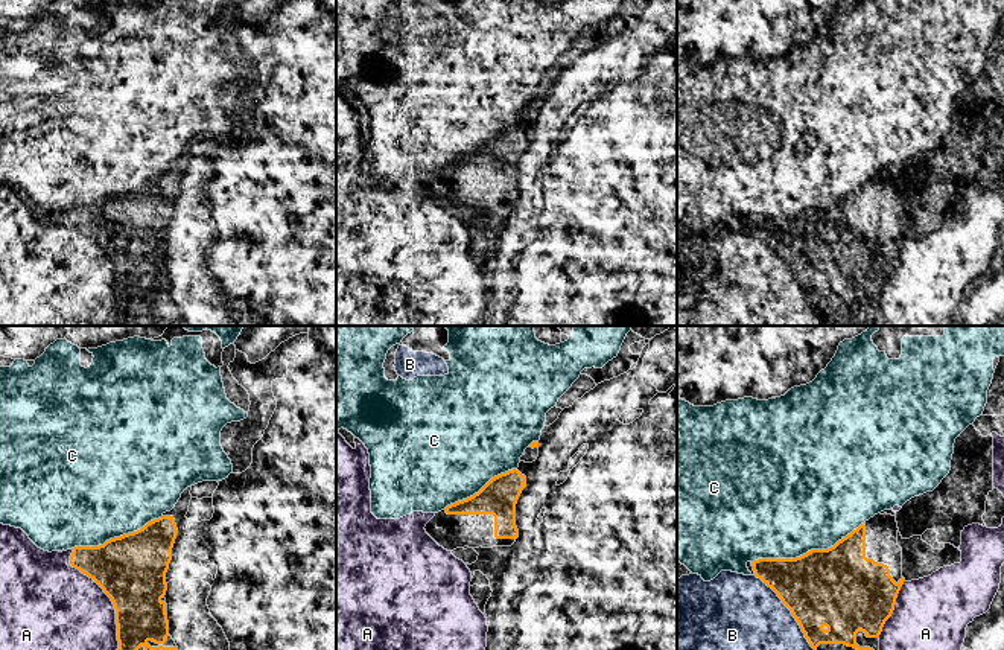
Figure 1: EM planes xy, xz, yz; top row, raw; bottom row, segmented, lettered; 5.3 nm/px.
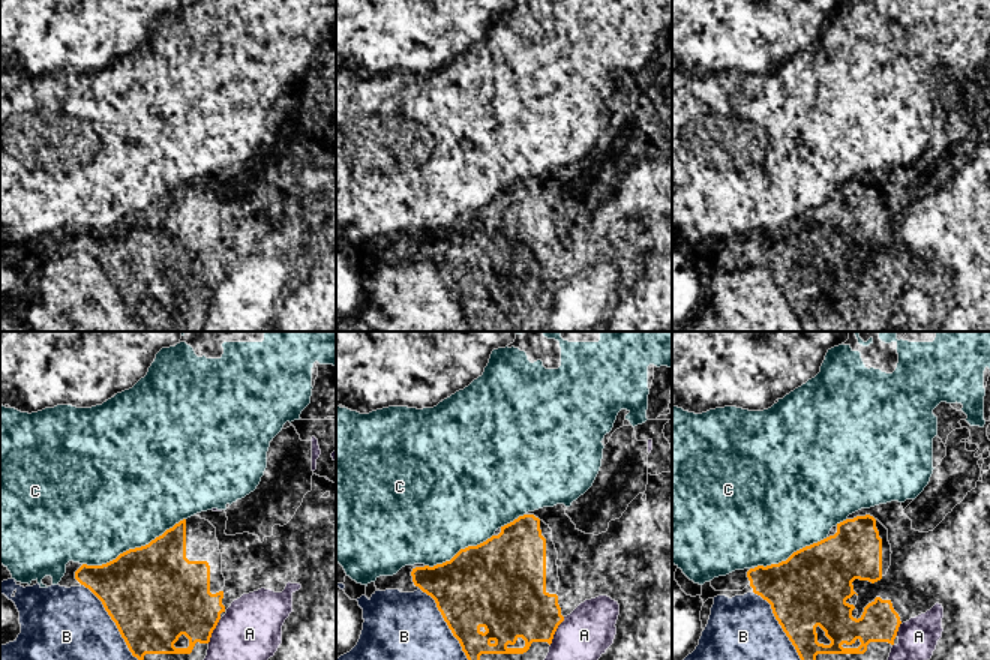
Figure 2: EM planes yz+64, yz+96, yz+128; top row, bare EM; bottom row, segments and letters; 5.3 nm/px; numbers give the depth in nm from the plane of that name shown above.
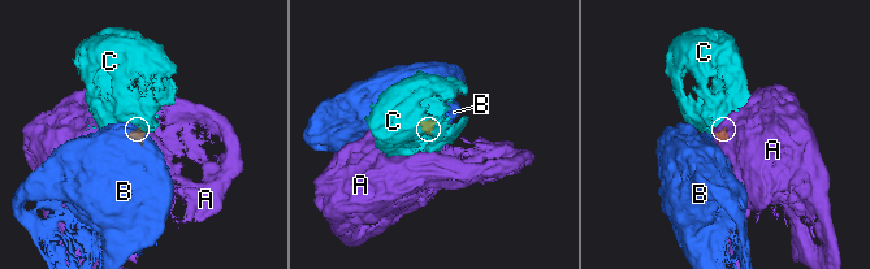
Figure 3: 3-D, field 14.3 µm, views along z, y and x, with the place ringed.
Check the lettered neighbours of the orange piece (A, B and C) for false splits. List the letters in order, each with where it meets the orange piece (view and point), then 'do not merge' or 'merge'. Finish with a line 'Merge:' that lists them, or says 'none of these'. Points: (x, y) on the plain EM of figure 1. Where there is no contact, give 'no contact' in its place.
A: xy (108, 254) | do not merge
B: yz (791, 271) | do not merge
C: yz (808, 210) | do not merge
Merge: none of these

